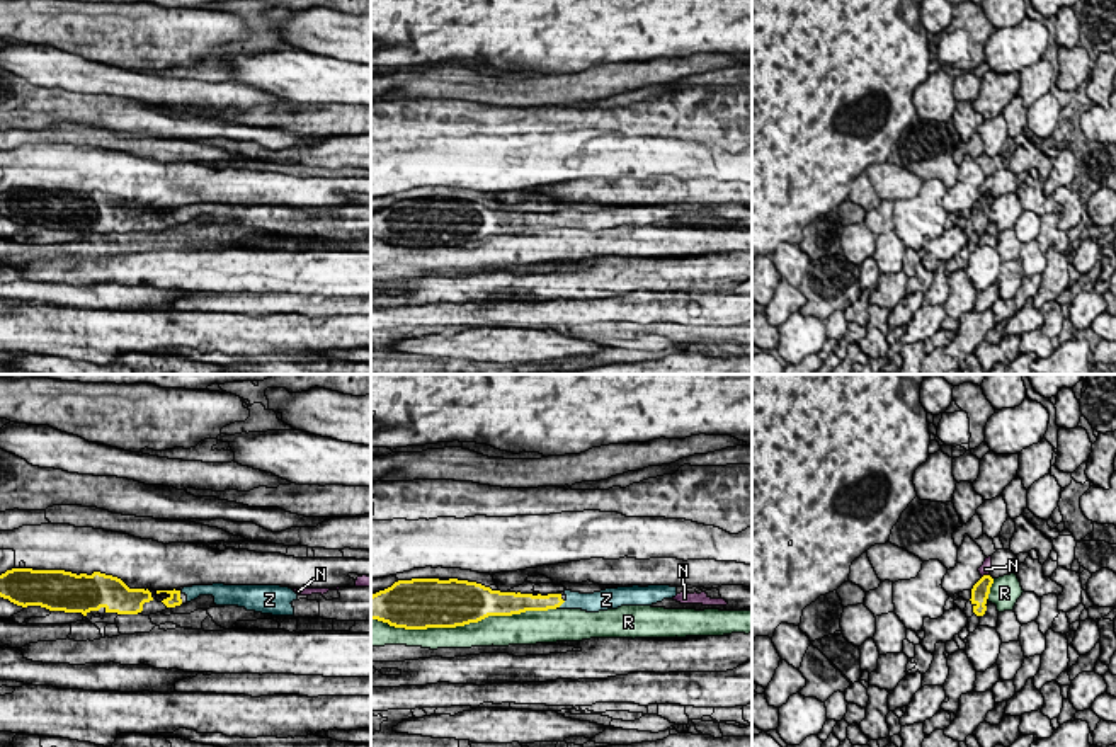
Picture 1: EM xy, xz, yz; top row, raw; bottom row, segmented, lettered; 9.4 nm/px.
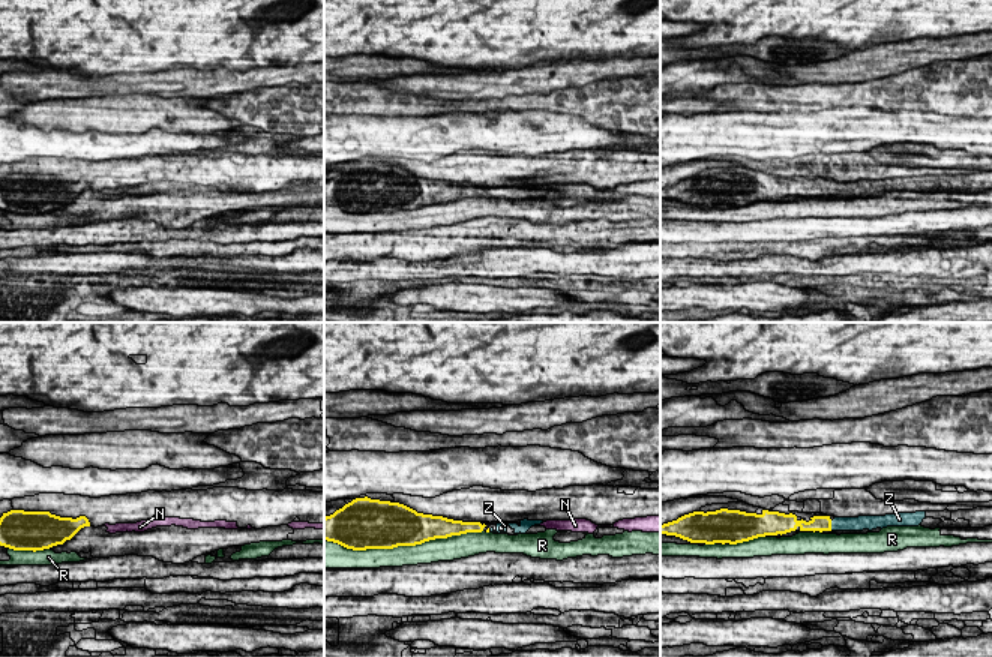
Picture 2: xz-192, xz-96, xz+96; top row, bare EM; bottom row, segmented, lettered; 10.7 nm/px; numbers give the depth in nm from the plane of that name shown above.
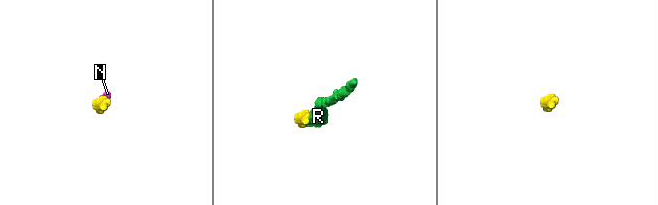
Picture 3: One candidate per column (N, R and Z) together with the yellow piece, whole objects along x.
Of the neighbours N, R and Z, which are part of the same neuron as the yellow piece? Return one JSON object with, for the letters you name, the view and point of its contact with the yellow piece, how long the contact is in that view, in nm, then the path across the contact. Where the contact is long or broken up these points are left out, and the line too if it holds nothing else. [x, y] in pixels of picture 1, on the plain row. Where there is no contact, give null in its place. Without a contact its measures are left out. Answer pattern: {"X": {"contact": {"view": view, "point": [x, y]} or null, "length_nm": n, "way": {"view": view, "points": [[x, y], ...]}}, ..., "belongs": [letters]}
{"Z": {"contact": {"view": "xz", "point": [560, 223]}, "length_nm": 130, "way": {"view": "xz", "points": [[552, 220], [560, 223], [569, 223], [574, 218]]}}, "belongs": ["Z"]}

